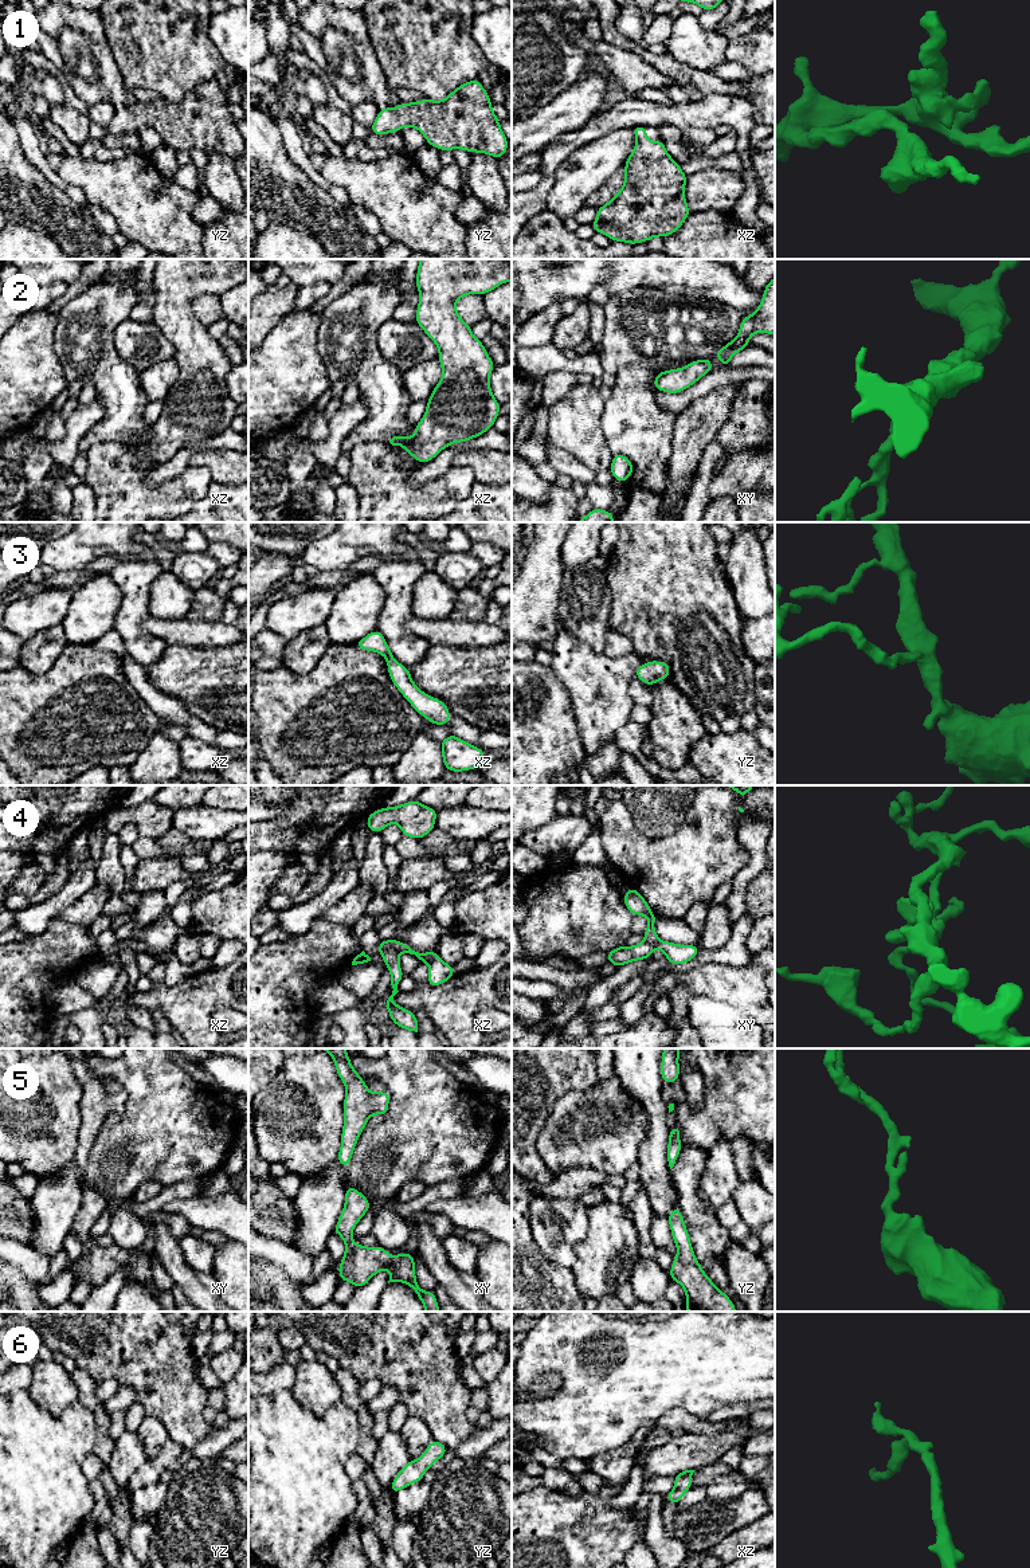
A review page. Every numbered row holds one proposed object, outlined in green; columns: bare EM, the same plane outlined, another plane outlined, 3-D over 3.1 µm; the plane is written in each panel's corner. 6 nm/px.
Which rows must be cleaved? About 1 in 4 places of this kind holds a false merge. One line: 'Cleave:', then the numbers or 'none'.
Cleave: 4

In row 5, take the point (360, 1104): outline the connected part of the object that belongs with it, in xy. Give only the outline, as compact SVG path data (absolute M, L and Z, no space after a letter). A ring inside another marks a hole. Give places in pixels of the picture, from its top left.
M321 1048L332 1055L337 1075L346 1089L346 1095L342 1104L345 1116L341 1146L337 1161L348 1168L352 1161L352 1153L356 1148L357 1140L367 1126L372 1114L385 1116L391 1094L384 1090L372 1093L368 1090L365 1081L355 1070L349 1061L349 1054L345 1048Z

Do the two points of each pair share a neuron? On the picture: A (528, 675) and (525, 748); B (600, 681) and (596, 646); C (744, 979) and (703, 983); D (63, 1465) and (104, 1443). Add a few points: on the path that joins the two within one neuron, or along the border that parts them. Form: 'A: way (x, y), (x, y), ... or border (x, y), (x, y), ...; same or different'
A: way (528, 693), (525, 697), (525, 730); same
B: border (572, 635), (603, 655); different
C: way (733, 983), (713, 983); same
D: border (94, 1416), (97, 1437), (91, 1451); different

